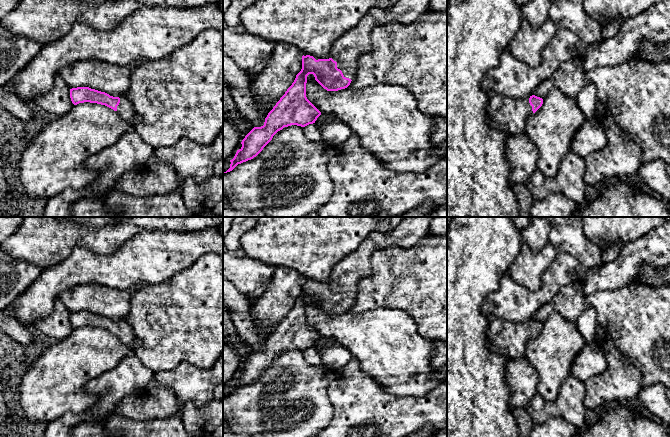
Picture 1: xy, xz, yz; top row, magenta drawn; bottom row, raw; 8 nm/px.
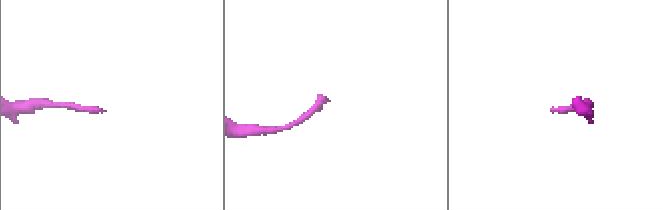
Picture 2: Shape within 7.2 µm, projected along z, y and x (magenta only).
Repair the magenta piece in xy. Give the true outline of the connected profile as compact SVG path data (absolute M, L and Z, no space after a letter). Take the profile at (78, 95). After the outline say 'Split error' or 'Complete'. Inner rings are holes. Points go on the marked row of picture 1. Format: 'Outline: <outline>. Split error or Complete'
Outline: M77 87L70 89L70 98L74 105L84 102L105 105L116 111L124 120L131 120L134 116L133 105L125 94L113 97L89 87Z. Split error

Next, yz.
Outline: M491 93L488 103L490 123L508 134L521 134L524 132L526 119L535 113L542 104L543 99L535 95L515 98Z. Split error

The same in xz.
Outline: M398 0L390 9L371 9L333 44L329 59L316 60L313 56L303 55L302 69L292 85L268 113L264 125L254 127L245 136L242 147L224 173L256 157L284 127L305 127L315 123L321 112L306 97L309 74L313 74L327 91L347 88L355 77L360 55L372 49L371 33L374 28L394 22L409 25L428 10L429 5L430 0Z. Split error

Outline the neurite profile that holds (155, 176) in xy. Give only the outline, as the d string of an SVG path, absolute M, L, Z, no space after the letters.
M152 155L141 168L121 175L112 190L141 197L168 194L178 186L178 176L172 166Z

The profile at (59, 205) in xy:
M69 188L49 198L45 205L44 217L74 217L71 205L85 197L86 193L85 188L81 190Z

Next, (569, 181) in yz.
M570 151L562 160L556 176L548 177L536 169L526 186L535 200L555 193L568 197L580 206L585 201L584 171L584 158Z

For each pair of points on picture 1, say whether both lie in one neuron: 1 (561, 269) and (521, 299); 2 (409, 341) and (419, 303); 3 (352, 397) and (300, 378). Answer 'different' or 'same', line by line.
1: same
2: different
3: different

